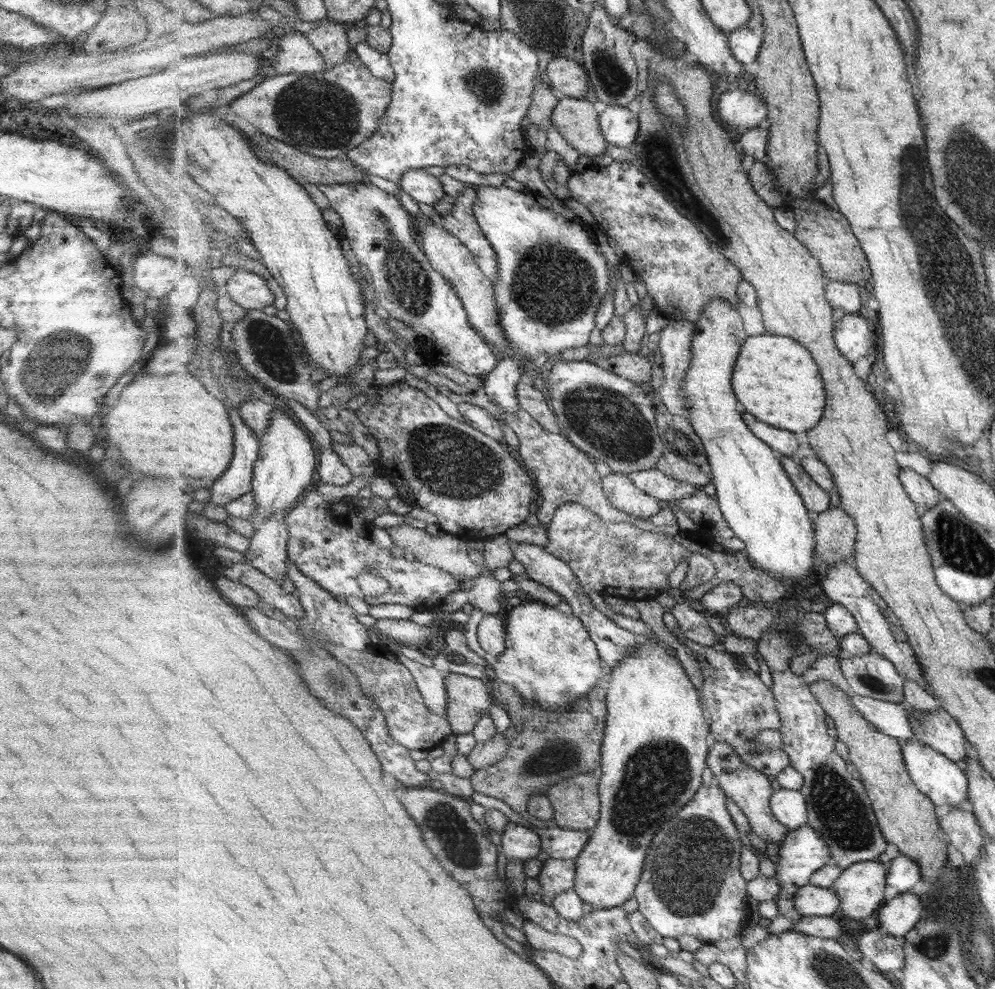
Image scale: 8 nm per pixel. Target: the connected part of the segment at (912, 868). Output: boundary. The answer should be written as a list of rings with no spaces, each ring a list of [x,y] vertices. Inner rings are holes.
[[[899,853],[888,863],[887,880],[888,886],[898,892],[909,892],[915,888],[915,884],[923,879],[921,867],[906,854]]]

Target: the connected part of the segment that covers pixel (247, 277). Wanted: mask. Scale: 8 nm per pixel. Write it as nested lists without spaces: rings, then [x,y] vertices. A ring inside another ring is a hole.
[[[239,271],[226,282],[228,299],[248,310],[263,310],[275,304],[276,294],[268,280],[253,272]]]

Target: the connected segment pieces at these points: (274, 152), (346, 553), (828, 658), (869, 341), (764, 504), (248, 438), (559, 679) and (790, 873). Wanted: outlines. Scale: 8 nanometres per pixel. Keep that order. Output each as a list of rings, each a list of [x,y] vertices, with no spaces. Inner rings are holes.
[[[228,112],[225,115],[225,121],[233,123],[237,129],[241,129],[243,133],[247,134],[247,137],[252,137],[253,142],[255,142],[254,148],[257,148],[258,155],[262,156],[263,160],[269,160],[271,164],[277,164],[279,168],[289,172],[299,183],[306,181],[318,186],[319,184],[357,184],[366,180],[365,171],[348,156],[328,159],[307,154],[300,148],[283,142],[283,140],[277,140],[261,133],[247,120],[233,112]]]
[[[313,488],[285,517],[291,534],[288,544],[289,562],[333,596],[357,596],[371,609],[393,604],[416,610],[435,610],[441,606],[443,596],[459,590],[460,581],[450,573],[424,564],[416,558],[393,558],[391,550],[372,544],[367,531],[367,524],[372,521],[361,515],[361,510],[353,505],[351,499],[327,501],[321,494],[317,495],[317,489]],[[371,570],[377,570],[379,576],[390,584],[390,589],[383,596],[369,596],[359,585],[359,576],[371,573]]]
[[[843,652],[841,655],[821,655],[817,658],[811,668],[803,674],[805,682],[807,684],[813,684],[813,682],[821,682],[821,680],[829,680],[835,685],[842,688],[843,691],[847,692],[849,695],[853,695],[856,692],[849,687],[847,683],[847,678],[841,670],[840,660],[843,656],[846,656],[846,652]]]
[[[847,314],[836,323],[835,341],[839,350],[853,363],[865,356],[871,356],[877,350],[877,334],[871,330],[871,322],[859,314]]]
[[[713,297],[706,304],[706,311],[703,311],[694,323],[696,331],[690,371],[687,371],[682,380],[682,390],[690,402],[687,417],[695,432],[701,437],[706,450],[705,455],[712,471],[712,484],[716,487],[715,497],[720,502],[725,520],[734,530],[735,537],[745,544],[745,552],[754,565],[779,580],[790,580],[799,584],[813,572],[813,558],[817,556],[814,515],[806,507],[806,501],[791,480],[790,473],[783,466],[779,454],[750,429],[750,425],[743,418],[743,412],[739,412],[741,404],[734,393],[732,380],[739,353],[750,338],[745,320],[739,306],[736,307],[728,300]]]
[[[231,407],[230,416],[235,429],[234,459],[221,478],[202,487],[201,495],[212,505],[222,507],[252,492],[255,463],[261,452],[260,437],[242,417],[240,409]]]
[[[529,600],[512,608],[507,618],[507,650],[492,660],[492,667],[499,681],[511,684],[527,700],[550,711],[568,711],[579,699],[585,698],[603,680],[603,659],[598,645],[592,640],[583,621],[569,613],[567,608],[553,607],[542,601]]]
[[[807,824],[805,827],[790,829],[786,839],[779,845],[779,862],[776,866],[776,879],[781,885],[781,892],[777,901],[779,913],[790,918],[793,923],[799,922],[803,917],[797,910],[794,898],[798,888],[810,884],[812,876],[826,865],[833,863],[833,854],[826,840],[815,828]]]

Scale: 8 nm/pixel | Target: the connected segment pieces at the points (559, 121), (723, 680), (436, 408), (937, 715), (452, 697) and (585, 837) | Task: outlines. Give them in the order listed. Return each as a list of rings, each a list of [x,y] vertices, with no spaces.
[[[566,96],[553,111],[552,122],[559,134],[580,154],[593,158],[607,150],[608,141],[603,135],[600,113],[593,102]]]
[[[739,655],[737,668],[733,670],[715,668],[711,676],[704,678],[700,692],[702,705],[709,715],[712,727],[712,741],[730,744],[745,764],[749,764],[751,768],[757,768],[769,777],[776,777],[791,764],[789,755],[784,750],[772,750],[757,754],[757,756],[751,754],[753,750],[751,738],[767,728],[780,729],[782,717],[778,711],[778,700],[773,698],[772,688],[761,682],[759,674],[749,670],[741,655]]]
[[[399,381],[383,387],[378,393],[377,398],[378,401],[376,403],[369,404],[365,402],[355,411],[361,419],[361,422],[363,422],[367,428],[370,428],[372,436],[378,440],[378,445],[380,446],[380,467],[391,480],[391,483],[397,487],[397,494],[402,500],[413,508],[423,508],[423,510],[427,510],[435,515],[438,519],[437,525],[444,533],[451,533],[465,540],[485,542],[488,539],[506,534],[511,528],[525,523],[527,516],[533,513],[531,502],[533,502],[536,496],[537,485],[534,483],[533,476],[530,474],[529,469],[521,462],[521,457],[516,454],[509,445],[506,445],[504,441],[499,441],[492,436],[487,436],[487,434],[477,430],[467,422],[463,423],[455,418],[451,418],[433,398],[429,398],[429,396],[419,390],[419,388],[409,386],[404,382]]]
[[[905,699],[903,704],[911,712],[911,724],[919,741],[942,752],[960,766],[965,766],[968,760],[979,760],[979,753],[967,740],[966,734],[957,719],[943,708],[923,712],[917,710]]]
[[[451,673],[447,677],[448,718],[453,734],[469,734],[493,704],[483,680]]]
[[[559,826],[533,829],[542,837],[542,851],[551,859],[559,860],[576,860],[585,850],[592,833],[592,829],[571,830]]]

